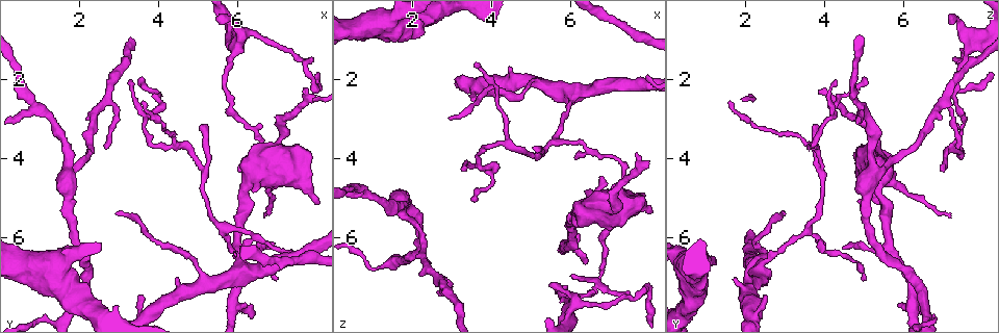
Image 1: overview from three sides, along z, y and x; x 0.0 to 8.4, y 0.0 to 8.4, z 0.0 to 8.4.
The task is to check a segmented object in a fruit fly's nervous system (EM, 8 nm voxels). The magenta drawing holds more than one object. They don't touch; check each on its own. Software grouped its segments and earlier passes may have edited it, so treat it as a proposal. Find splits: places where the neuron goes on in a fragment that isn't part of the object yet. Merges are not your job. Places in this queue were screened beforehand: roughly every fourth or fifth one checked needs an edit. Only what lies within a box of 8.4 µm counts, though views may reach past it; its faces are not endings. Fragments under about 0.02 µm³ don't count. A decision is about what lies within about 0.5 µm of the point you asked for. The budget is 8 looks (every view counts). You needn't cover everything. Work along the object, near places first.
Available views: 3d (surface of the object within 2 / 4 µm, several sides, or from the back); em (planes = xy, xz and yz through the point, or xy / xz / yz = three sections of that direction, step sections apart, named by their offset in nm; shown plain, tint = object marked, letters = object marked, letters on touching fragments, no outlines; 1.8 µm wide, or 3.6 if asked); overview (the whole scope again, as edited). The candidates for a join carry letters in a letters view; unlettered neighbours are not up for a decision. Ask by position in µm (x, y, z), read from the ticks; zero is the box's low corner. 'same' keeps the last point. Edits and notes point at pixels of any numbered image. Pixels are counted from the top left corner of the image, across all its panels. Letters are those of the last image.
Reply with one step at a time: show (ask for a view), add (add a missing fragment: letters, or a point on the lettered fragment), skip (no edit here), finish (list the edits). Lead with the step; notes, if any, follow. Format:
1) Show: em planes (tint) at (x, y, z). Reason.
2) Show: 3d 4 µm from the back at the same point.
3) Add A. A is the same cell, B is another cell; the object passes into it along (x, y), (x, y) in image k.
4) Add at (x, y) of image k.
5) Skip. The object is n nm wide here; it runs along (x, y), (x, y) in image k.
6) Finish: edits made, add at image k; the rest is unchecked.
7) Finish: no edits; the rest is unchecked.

Show: 3d 2 µm at (7.70, 2.25, 3.90). Long arm stops here.

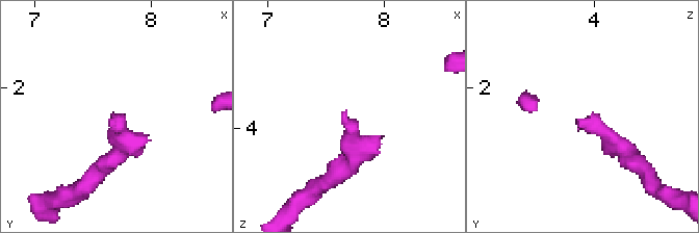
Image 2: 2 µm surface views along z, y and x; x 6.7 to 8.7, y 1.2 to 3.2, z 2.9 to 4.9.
Show: em xy step 16 (letters) at (7.64, 2.28, 3.88).

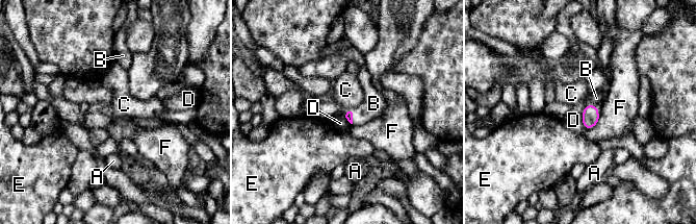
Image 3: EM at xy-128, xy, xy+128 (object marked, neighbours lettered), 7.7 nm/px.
Add B. B is the same cell, A, C, D, E and F are other cells; the neuron continues.

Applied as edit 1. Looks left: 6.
Show: overview.

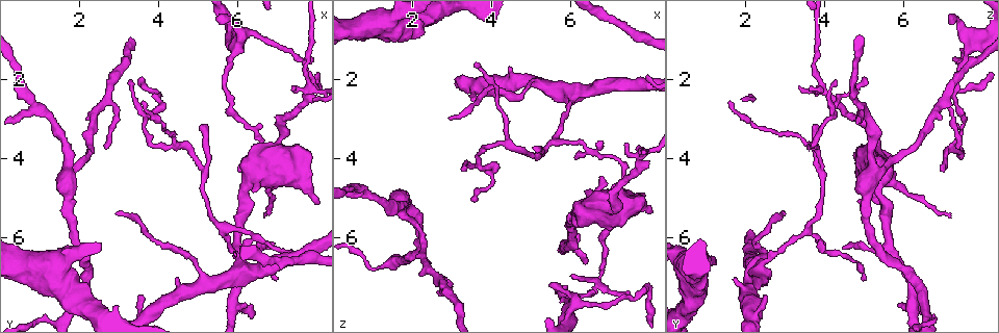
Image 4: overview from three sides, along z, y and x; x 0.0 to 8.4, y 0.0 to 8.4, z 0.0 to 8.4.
Show: 3d 2 µm at (2.70, 3.70, 7.45). Tapers out.

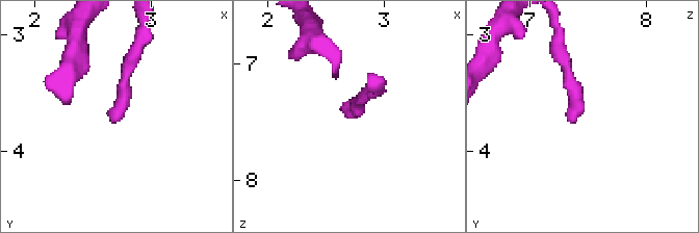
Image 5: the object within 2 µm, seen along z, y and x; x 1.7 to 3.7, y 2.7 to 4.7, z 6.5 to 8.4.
Show: em planes (letters) at (2.66, 3.70, 7.42). Need the tissue.

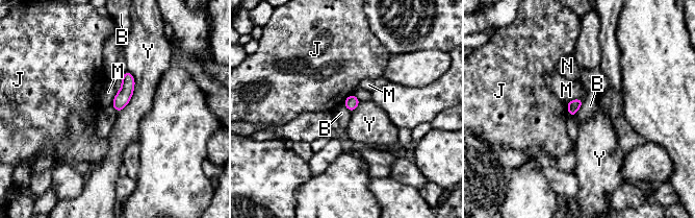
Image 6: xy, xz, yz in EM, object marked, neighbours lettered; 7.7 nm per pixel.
Skip. B, J, M, N and Y are other cells; a border runs along (126, 70), (117, 92) in image 6; no lettered fragment goes on from it.

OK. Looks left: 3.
Show: 3d 2 µm at (6.00, 4.30, 6.95). Free end.

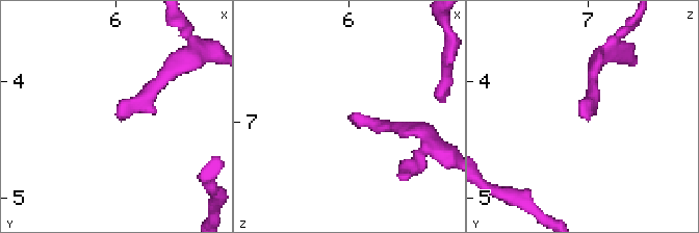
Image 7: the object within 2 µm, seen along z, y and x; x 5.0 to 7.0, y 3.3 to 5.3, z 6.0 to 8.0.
Show: em planes (letters) at (6.02, 4.32, 6.96).

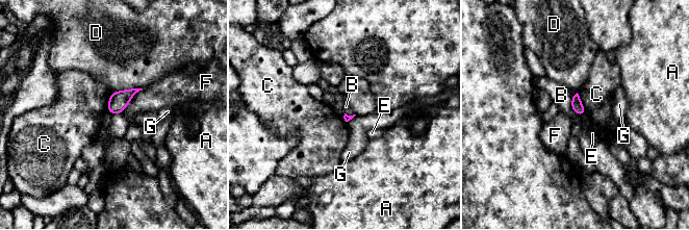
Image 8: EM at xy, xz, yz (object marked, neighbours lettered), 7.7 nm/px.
Add B. B is the same cell, A, C, D, E, F and G are other cells; the neuron continues.

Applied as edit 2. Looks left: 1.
Finish: edits made, add at image 3, add at image 8; the rest is unchecked.

